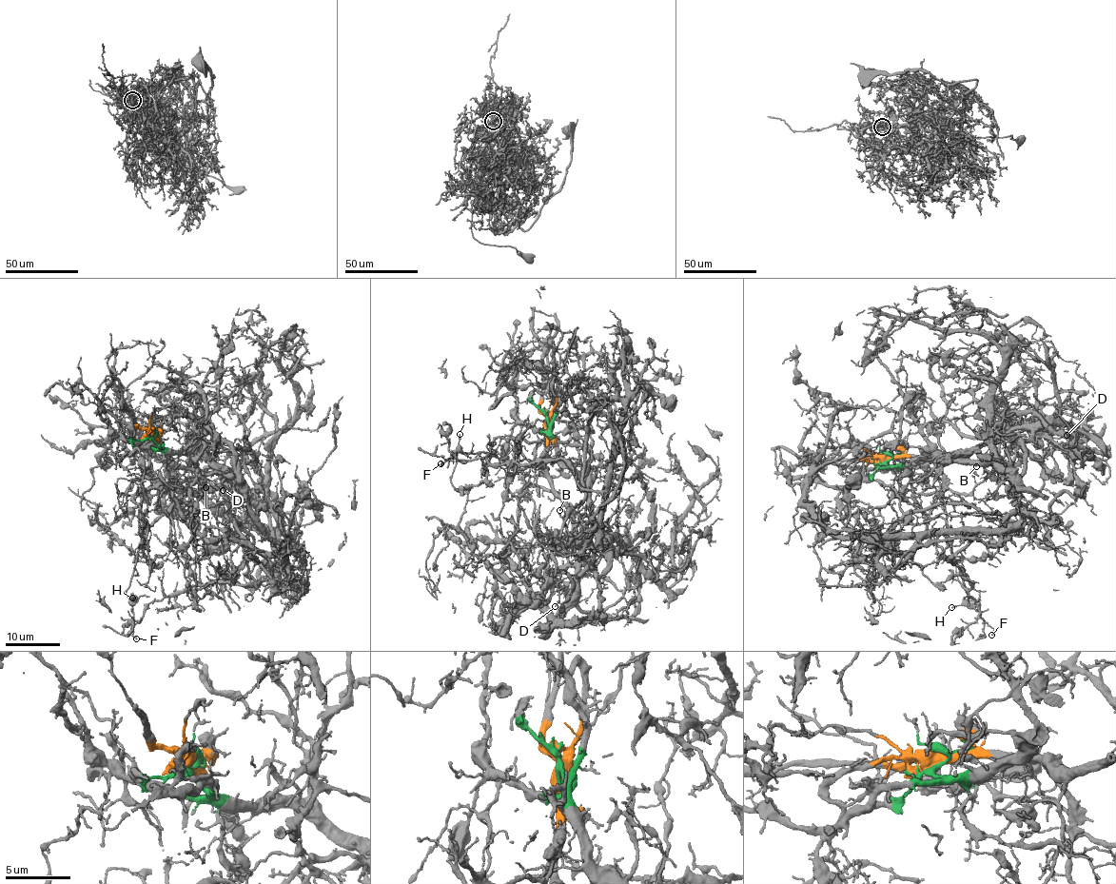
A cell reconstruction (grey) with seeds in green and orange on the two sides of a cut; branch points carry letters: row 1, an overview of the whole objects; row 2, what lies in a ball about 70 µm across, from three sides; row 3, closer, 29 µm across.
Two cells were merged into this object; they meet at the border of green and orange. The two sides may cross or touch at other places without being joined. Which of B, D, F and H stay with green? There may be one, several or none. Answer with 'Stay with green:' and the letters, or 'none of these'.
Stay with green: none of these

